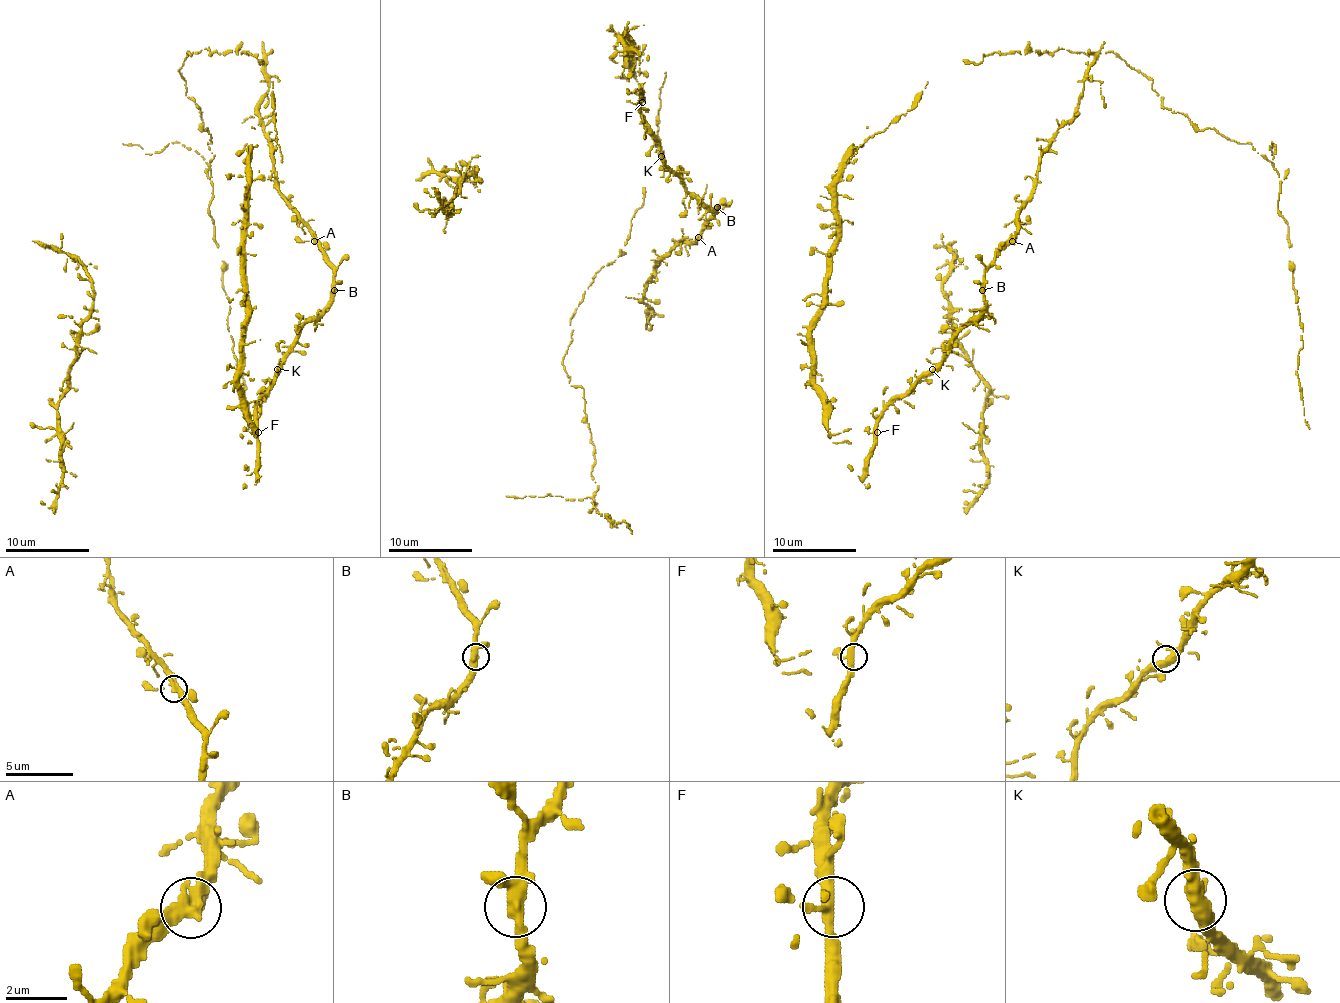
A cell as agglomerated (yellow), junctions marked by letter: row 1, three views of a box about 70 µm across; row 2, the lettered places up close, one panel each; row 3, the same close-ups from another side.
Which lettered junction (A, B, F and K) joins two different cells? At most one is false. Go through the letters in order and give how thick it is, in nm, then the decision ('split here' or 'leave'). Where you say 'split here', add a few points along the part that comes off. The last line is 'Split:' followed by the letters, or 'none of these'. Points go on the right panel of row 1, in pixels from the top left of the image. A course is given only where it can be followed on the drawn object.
A: 440 nm | leave
B: 360 nm | leave
F: 320 nm | leave
K: 440 nm | leave
Split: none of these

